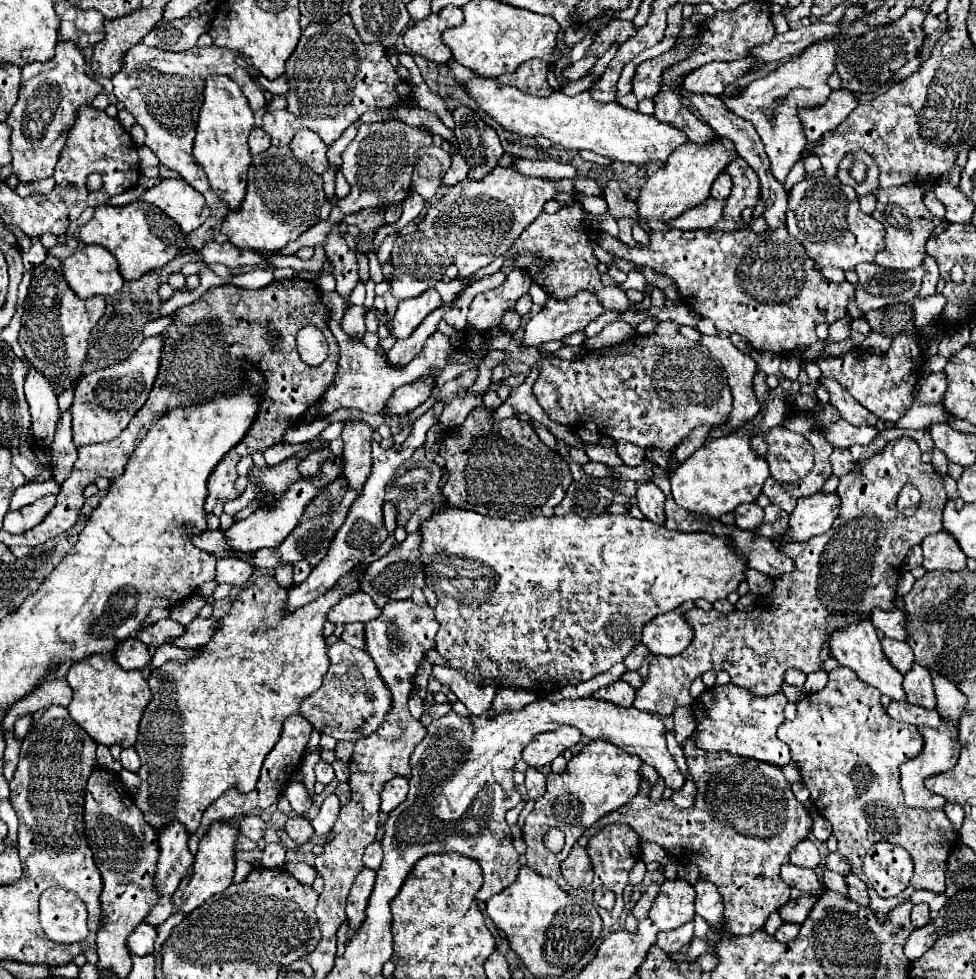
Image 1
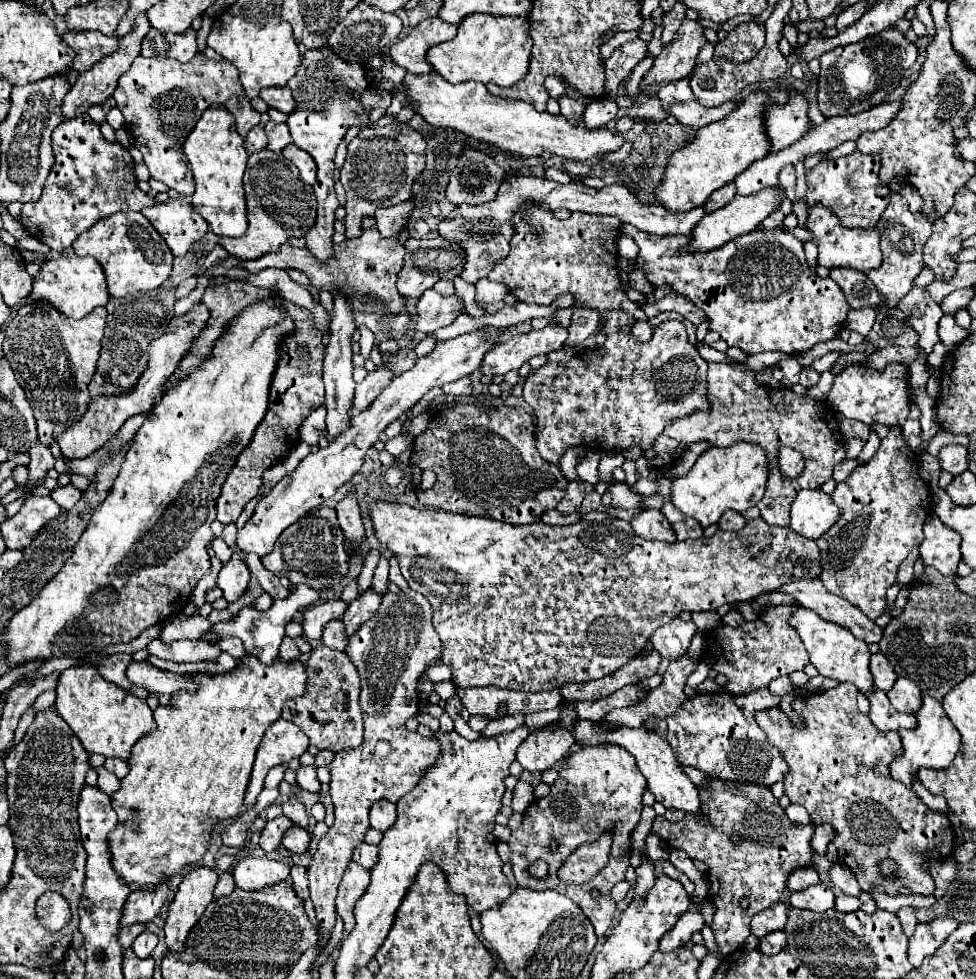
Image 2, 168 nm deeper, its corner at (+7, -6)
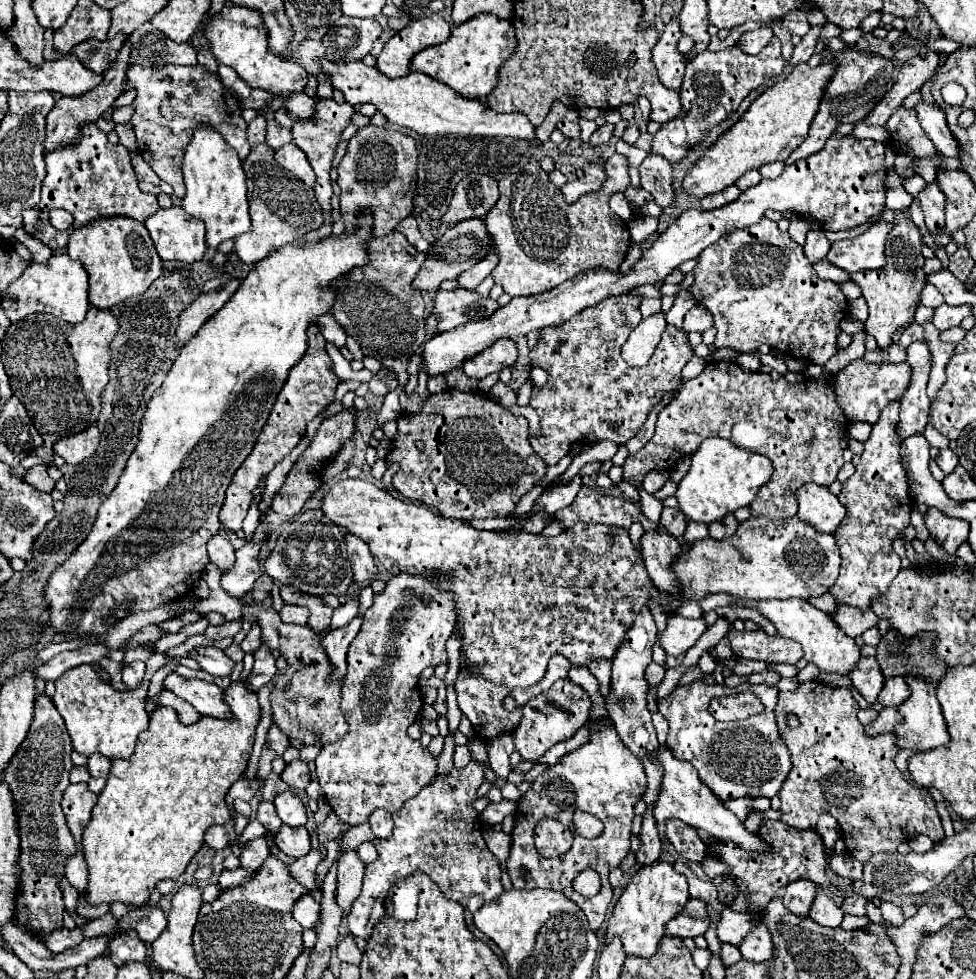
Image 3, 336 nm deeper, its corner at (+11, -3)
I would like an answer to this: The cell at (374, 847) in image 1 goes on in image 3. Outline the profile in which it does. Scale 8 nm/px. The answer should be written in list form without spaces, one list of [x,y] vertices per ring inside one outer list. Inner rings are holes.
[[[364,842],[364,844],[360,844],[360,848],[358,848],[358,856],[364,860],[364,864],[370,864],[370,862],[374,862],[374,860],[378,858],[376,846],[374,846],[372,842]]]

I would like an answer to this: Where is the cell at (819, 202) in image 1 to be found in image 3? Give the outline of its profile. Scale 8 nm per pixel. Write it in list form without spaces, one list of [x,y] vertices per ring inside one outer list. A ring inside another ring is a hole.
[[[880,222],[870,226],[864,234],[852,238],[852,240],[840,240],[834,242],[828,260],[846,270],[846,272],[860,272],[860,270],[878,270],[886,266],[886,238],[890,234],[892,222]]]

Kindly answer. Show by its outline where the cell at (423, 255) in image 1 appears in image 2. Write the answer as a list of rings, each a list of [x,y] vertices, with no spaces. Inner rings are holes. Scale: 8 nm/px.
[[[410,237],[406,243],[406,259],[404,259],[404,267],[402,271],[398,273],[398,293],[406,299],[418,299],[426,289],[432,289],[436,281],[440,279],[448,279],[452,281],[456,275],[460,275],[464,263],[466,263],[466,257],[464,257],[464,251],[456,245],[456,243],[448,243],[446,239],[442,237],[432,237],[432,239],[416,239],[416,237]]]

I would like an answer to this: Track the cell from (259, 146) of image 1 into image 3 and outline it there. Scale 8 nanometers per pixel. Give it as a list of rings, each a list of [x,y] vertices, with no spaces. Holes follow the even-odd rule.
[[[256,116],[248,124],[248,142],[250,142],[250,146],[256,146],[256,144],[262,144],[264,138],[266,138],[266,118]]]

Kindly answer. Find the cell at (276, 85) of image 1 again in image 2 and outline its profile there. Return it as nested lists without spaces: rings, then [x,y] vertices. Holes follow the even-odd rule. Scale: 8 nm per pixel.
[[[266,87],[266,91],[260,91],[260,97],[268,103],[268,107],[280,109],[282,113],[292,113],[296,107],[288,87]]]

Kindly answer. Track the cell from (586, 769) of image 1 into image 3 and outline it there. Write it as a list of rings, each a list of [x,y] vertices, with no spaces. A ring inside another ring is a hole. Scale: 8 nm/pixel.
[[[614,726],[600,728],[594,736],[582,744],[582,748],[562,756],[554,766],[546,768],[530,786],[530,790],[518,800],[516,810],[516,828],[512,832],[512,848],[508,858],[508,872],[514,888],[530,890],[530,888],[550,888],[566,894],[572,902],[576,902],[584,914],[588,916],[590,928],[596,932],[606,916],[608,904],[612,900],[612,888],[608,882],[608,872],[614,866],[620,866],[622,858],[630,850],[630,828],[634,818],[634,804],[642,798],[646,790],[646,776],[642,762],[618,740]],[[576,806],[582,812],[590,812],[604,822],[604,832],[600,838],[586,840],[574,834],[574,844],[570,852],[558,856],[554,860],[542,858],[534,846],[534,826],[540,818],[556,818],[574,830],[574,810]],[[584,868],[594,868],[602,878],[600,894],[594,898],[584,898],[572,890],[572,880]]]

